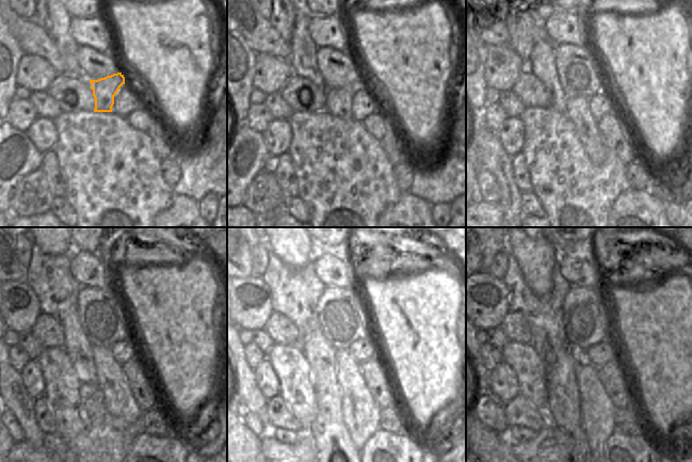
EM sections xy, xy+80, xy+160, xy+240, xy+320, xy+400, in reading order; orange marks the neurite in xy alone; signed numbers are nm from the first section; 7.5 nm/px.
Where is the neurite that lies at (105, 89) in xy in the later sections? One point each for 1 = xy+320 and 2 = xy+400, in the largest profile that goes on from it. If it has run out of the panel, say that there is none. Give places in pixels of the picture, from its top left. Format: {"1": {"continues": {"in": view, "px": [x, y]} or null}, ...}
{"1": {"continues": {"in": "xy+320", "px": [361, 414]}}, "2": {"continues": {"in": "xy+400", "px": [598, 411]}}}

